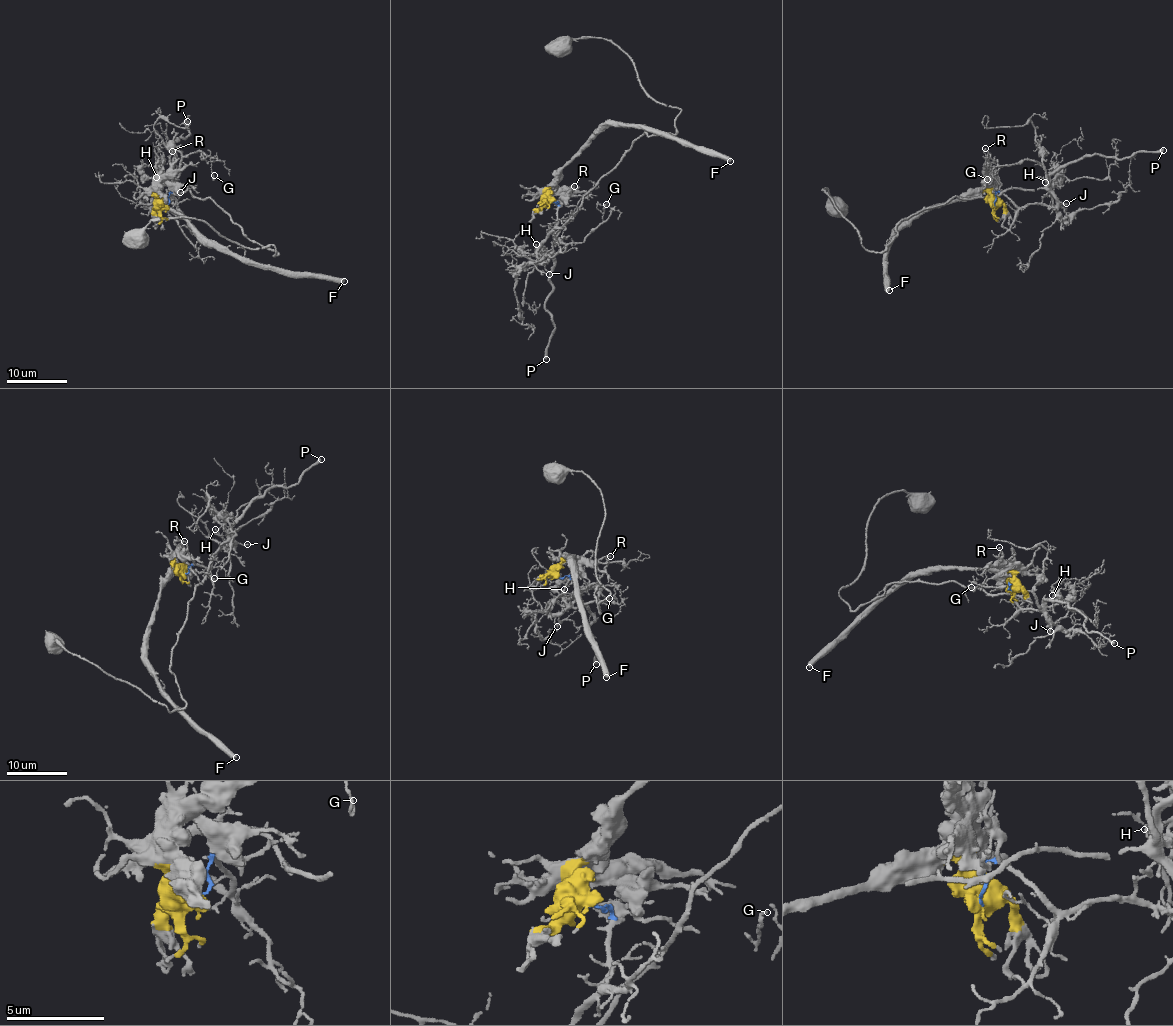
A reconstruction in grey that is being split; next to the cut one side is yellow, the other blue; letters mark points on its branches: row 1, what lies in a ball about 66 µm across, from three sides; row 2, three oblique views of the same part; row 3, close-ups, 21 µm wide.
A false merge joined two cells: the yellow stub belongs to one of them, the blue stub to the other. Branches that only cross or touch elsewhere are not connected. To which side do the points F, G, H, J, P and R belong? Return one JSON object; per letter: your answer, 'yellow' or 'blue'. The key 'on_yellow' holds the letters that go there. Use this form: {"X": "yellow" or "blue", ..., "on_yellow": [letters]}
{"F": "yellow", "G": "blue", "H": "blue", "J": "blue", "P": "blue", "R": "yellow", "on_yellow": ["F", "R"]}

